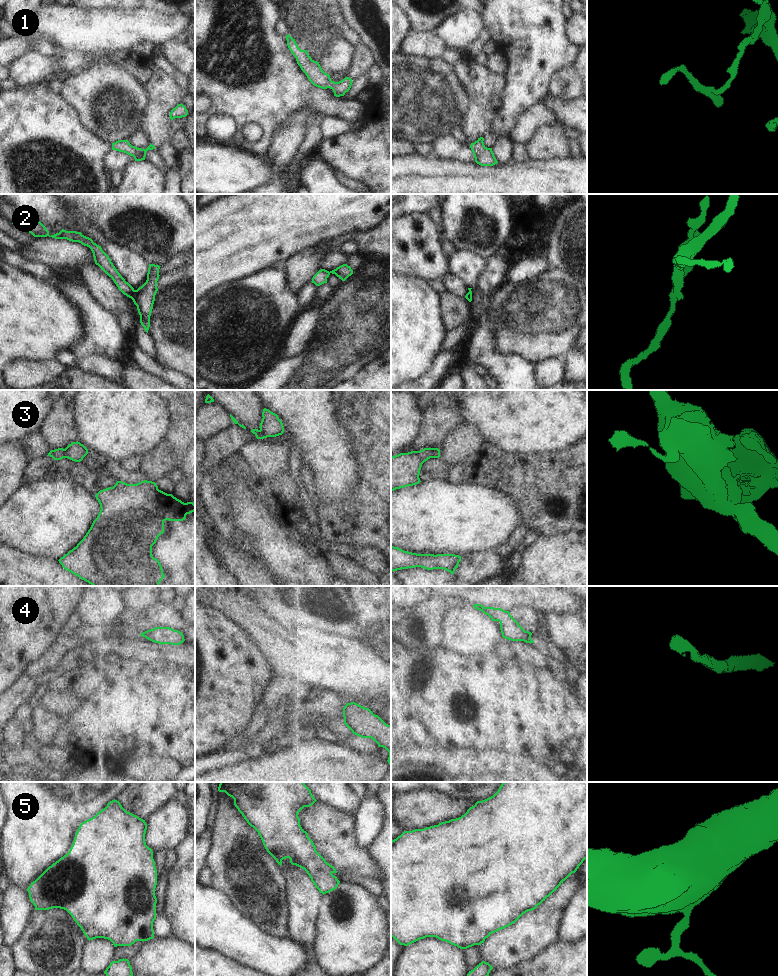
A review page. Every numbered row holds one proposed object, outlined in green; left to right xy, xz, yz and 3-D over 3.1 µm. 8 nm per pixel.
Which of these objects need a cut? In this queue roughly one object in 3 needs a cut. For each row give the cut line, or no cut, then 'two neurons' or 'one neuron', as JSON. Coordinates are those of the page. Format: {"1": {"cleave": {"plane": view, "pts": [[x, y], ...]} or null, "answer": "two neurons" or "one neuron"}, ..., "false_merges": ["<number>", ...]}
{"1": {"cleave": null, "answer": "one neuron"}, "2": {"cleave": {"plane": "xy", "pts": [[134, 290], [130, 297]]}, "answer": "two neurons"}, "3": {"cleave": {"plane": "yz", "pts": [[432, 448], [433, 457]]}, "answer": "two neurons"}, "4": {"cleave": null, "answer": "one neuron"}, "5": {"cleave": null, "answer": "one neuron"}, "false_merges": ["2", "3"]}

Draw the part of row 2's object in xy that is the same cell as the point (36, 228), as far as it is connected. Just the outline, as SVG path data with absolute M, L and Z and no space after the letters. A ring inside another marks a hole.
M17 217L12 223L14 226L31 233L34 237L52 237L55 239L67 239L72 242L79 242L91 249L95 264L98 265L109 277L112 278L118 289L127 297L131 298L134 288L125 281L117 271L109 256L102 250L101 246L93 242L89 237L84 236L81 232L66 231L62 229L59 233L49 235L46 227L36 219Z

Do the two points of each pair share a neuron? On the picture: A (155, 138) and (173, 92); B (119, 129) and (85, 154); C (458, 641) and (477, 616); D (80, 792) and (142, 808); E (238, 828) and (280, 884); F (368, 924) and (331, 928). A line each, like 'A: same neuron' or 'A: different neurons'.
A: same neuron
B: different neurons
C: same neuron
D: different neurons
E: same neuron
F: same neuron

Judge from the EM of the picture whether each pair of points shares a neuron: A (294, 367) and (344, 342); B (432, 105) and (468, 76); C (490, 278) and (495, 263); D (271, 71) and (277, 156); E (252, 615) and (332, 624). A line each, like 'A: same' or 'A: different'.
A: same
B: different
C: same
D: different
E: different

